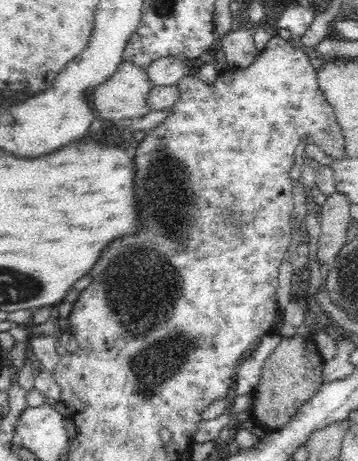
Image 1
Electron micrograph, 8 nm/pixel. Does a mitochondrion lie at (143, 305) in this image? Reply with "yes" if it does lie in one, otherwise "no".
yes

